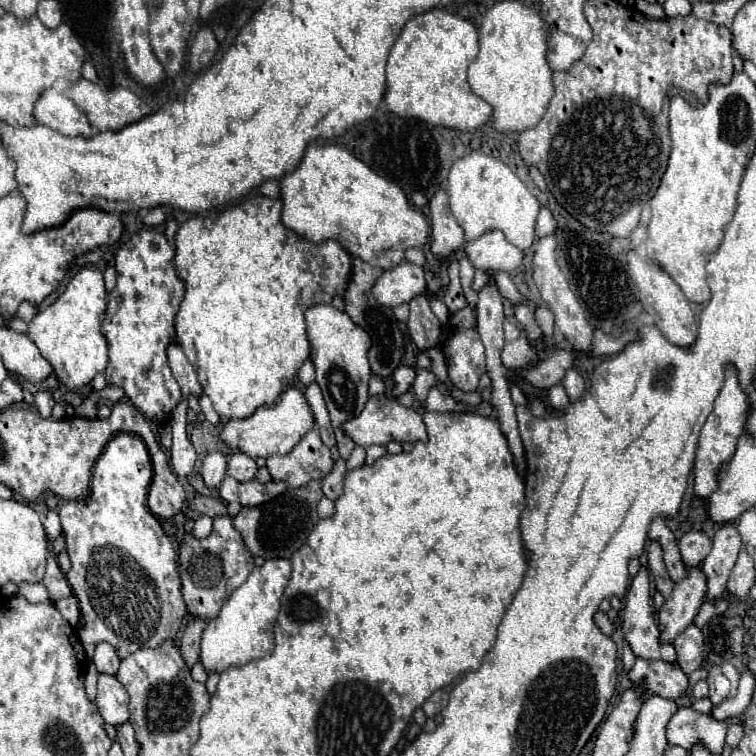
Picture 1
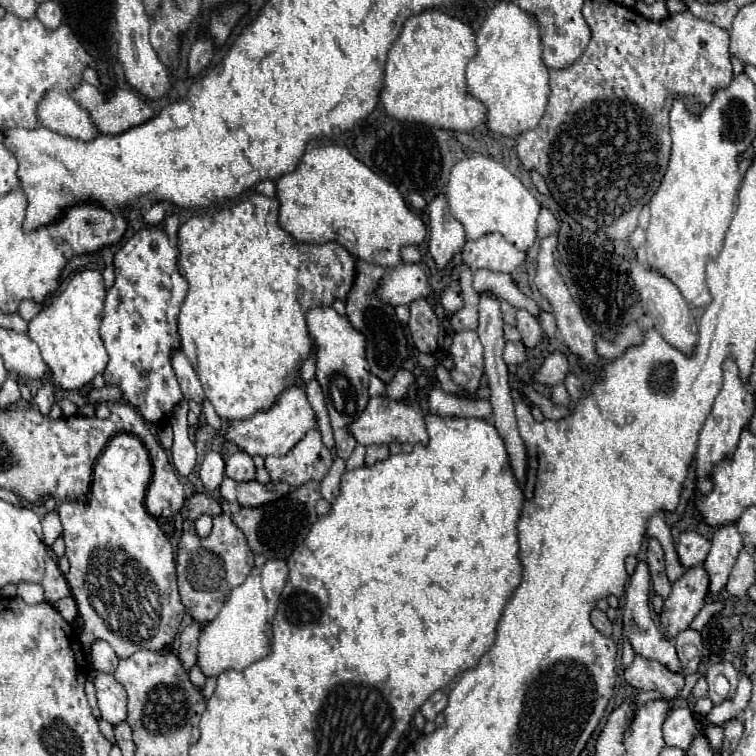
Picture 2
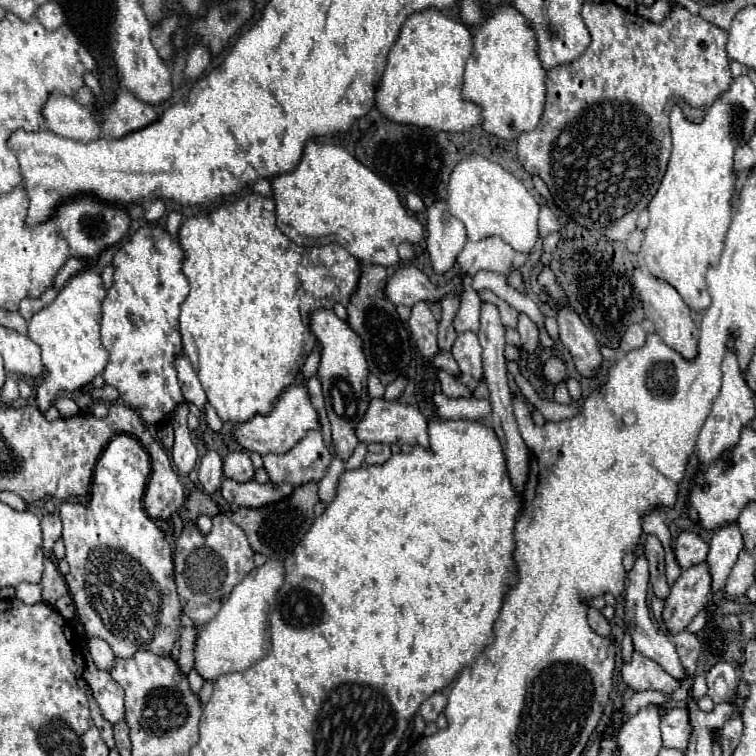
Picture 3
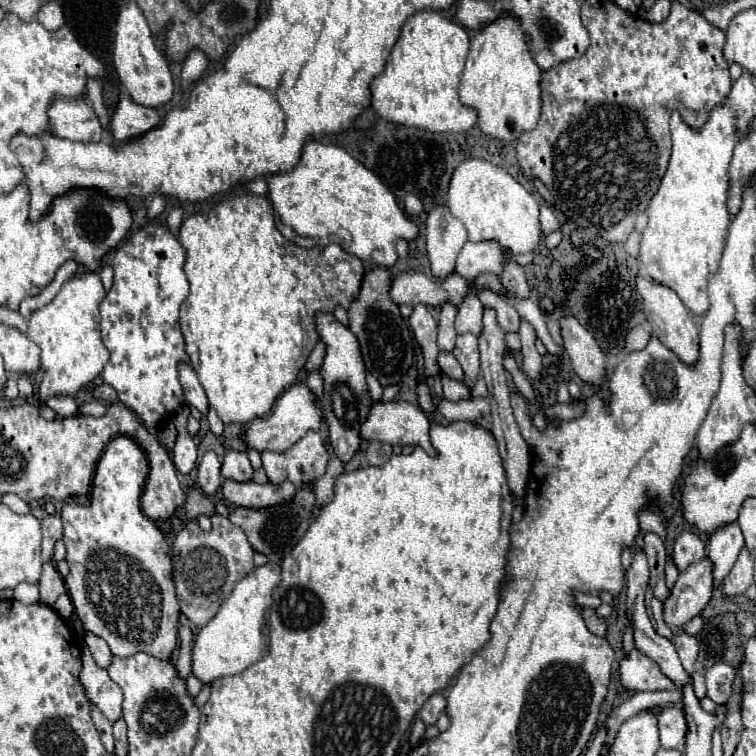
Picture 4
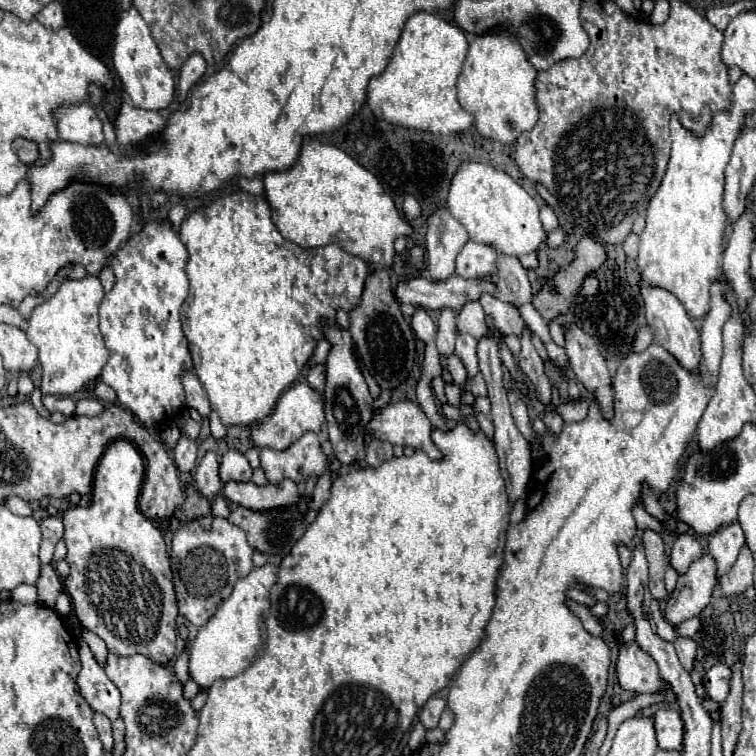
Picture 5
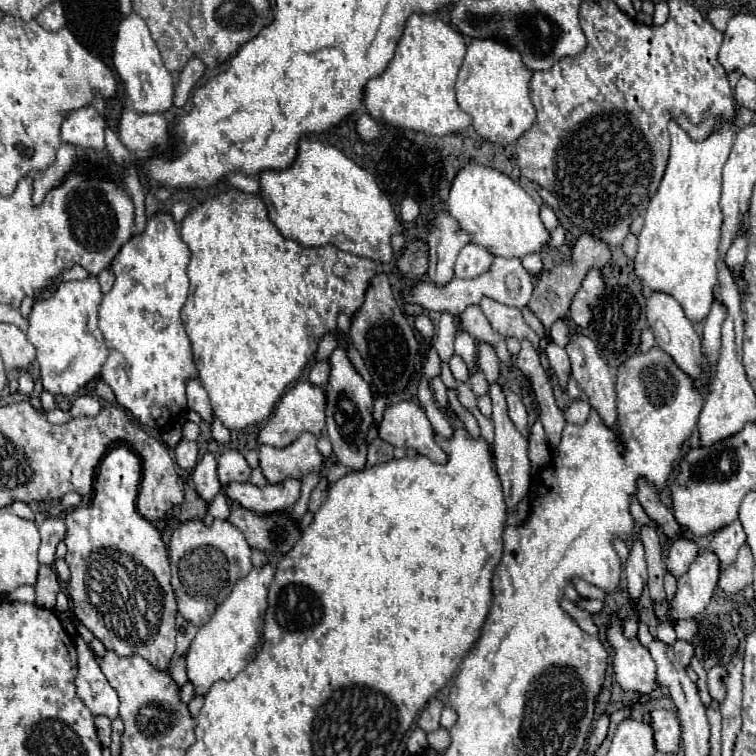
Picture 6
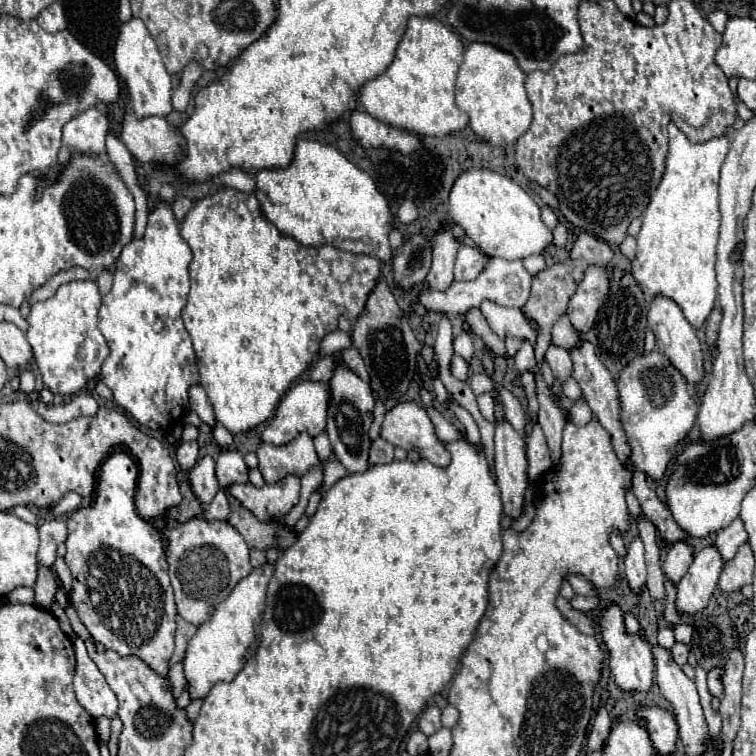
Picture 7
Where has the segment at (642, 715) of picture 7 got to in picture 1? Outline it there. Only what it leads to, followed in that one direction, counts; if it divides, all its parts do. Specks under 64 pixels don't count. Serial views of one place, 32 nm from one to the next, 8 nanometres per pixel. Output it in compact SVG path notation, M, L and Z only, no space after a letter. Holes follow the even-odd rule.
M678 708L676 714L668 720L666 740L670 746L682 746L686 750L702 740L712 754L720 754L726 738L726 728L732 722L740 722L740 718L716 722L710 714L704 716L692 708Z

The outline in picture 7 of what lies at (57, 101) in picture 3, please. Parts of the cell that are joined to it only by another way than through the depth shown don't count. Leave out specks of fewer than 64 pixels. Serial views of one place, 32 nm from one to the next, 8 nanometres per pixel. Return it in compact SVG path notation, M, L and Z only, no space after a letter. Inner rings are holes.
M90 108L78 114L64 126L62 142L82 154L98 154L106 152L106 136L110 132L110 118L106 110Z

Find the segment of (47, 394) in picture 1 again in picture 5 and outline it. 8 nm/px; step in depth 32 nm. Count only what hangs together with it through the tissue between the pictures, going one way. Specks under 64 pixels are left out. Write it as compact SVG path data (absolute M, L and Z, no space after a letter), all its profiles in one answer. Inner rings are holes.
M86 276L84 280L64 280L50 300L34 308L26 334L38 348L42 394L72 396L90 380L100 376L102 366L108 360L108 348L104 346L98 328L98 306L102 296L104 292L98 276Z

